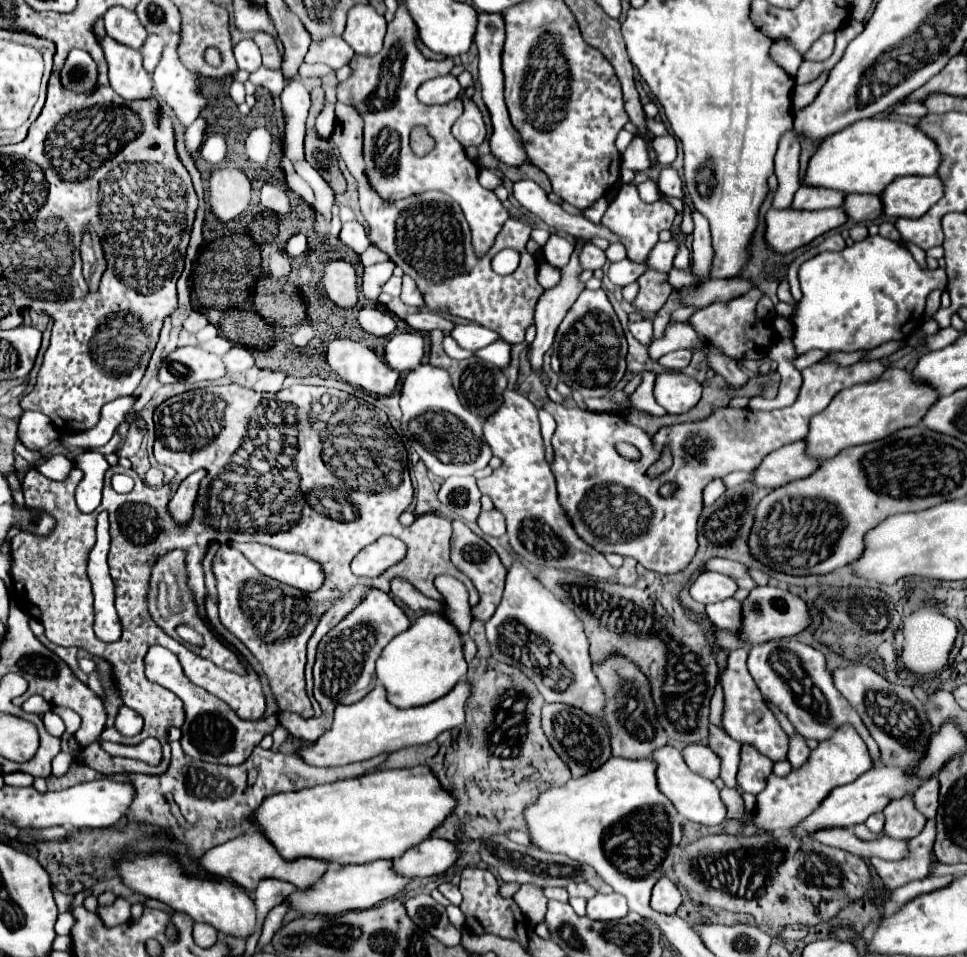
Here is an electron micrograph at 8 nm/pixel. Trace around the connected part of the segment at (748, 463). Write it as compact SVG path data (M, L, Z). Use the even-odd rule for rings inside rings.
M860 360L852 366L816 362L806 368L806 380L802 382L798 400L788 408L772 412L752 408L732 408L730 412L728 406L716 408L716 416L712 414L702 420L702 430L700 420L664 426L654 434L654 442L640 428L626 424L618 414L566 408L544 398L542 408L556 420L556 430L552 434L554 462L550 468L556 478L558 502L566 508L576 534L594 550L632 556L648 570L660 574L684 570L698 548L696 522L702 510L704 486L730 472L752 472L764 454L802 440L810 418L822 412L836 392L854 384L872 382L880 378L884 370L886 366L880 360ZM618 442L628 442L638 448L640 460L626 460L620 456L616 450ZM666 448L674 452L672 468L654 480L646 478L648 466L658 460L658 450L662 454ZM662 484L676 484L678 488L672 496L662 498L658 494Z

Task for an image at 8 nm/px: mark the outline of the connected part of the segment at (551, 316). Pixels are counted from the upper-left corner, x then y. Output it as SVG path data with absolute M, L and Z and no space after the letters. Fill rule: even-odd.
M572 256L568 266L562 270L562 280L558 286L546 290L540 296L540 302L536 304L536 338L532 342L532 352L530 352L530 364L534 370L542 368L542 356L544 352L552 346L556 328L560 326L562 318L578 298L580 290L584 290L584 284L578 282L578 274L582 272L578 258Z

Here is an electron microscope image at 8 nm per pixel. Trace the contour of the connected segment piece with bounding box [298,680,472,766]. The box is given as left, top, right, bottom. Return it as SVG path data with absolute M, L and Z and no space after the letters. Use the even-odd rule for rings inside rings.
M468 680L458 682L446 696L416 708L396 708L388 702L386 690L378 684L364 700L350 704L350 706L336 706L334 710L334 724L332 728L318 738L318 742L309 746L303 744L298 748L298 756L304 758L308 764L316 766L344 766L352 762L362 762L380 754L392 754L396 750L428 744L438 738L442 732L458 728L464 724L466 718L466 700L472 694L472 684Z

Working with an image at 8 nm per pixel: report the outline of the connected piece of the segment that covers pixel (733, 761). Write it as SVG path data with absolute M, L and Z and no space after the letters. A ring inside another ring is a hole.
M710 726L710 748L720 756L720 778L728 788L736 788L736 772L740 762L740 744L732 740L724 730Z

